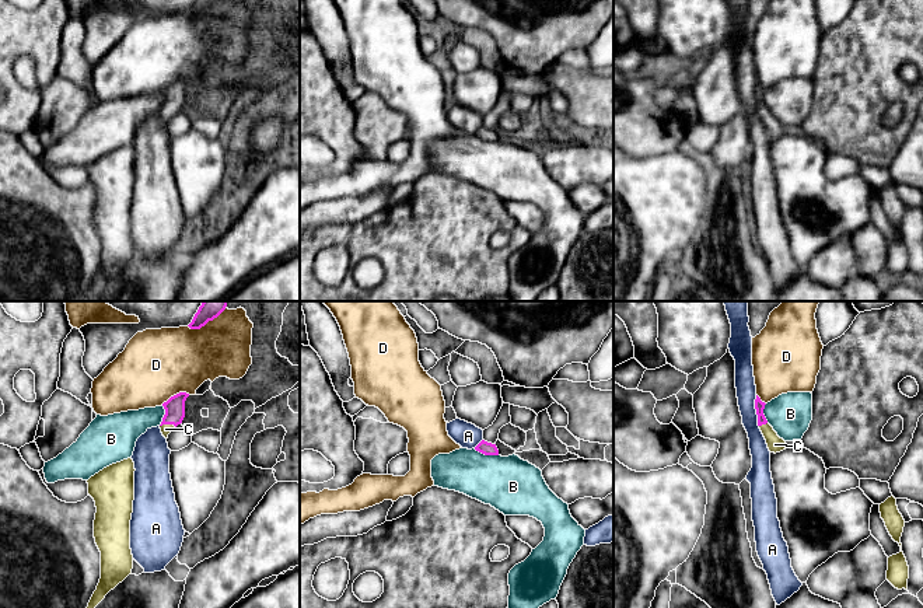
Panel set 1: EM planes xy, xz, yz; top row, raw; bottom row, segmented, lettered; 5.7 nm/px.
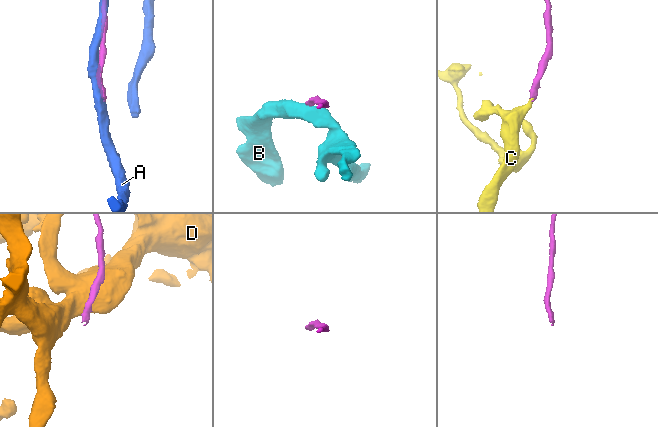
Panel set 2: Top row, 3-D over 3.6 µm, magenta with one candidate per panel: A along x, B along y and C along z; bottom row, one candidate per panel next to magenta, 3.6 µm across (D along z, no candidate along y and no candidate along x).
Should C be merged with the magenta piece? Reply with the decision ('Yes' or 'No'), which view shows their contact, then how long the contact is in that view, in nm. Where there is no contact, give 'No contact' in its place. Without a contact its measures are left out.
Yes. Touches magenta in xy. Shared border 100 nm

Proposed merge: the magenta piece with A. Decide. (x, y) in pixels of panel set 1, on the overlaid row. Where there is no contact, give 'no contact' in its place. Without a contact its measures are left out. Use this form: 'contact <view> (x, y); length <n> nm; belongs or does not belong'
contact yz (757, 411); length 180 nm; does not belong

